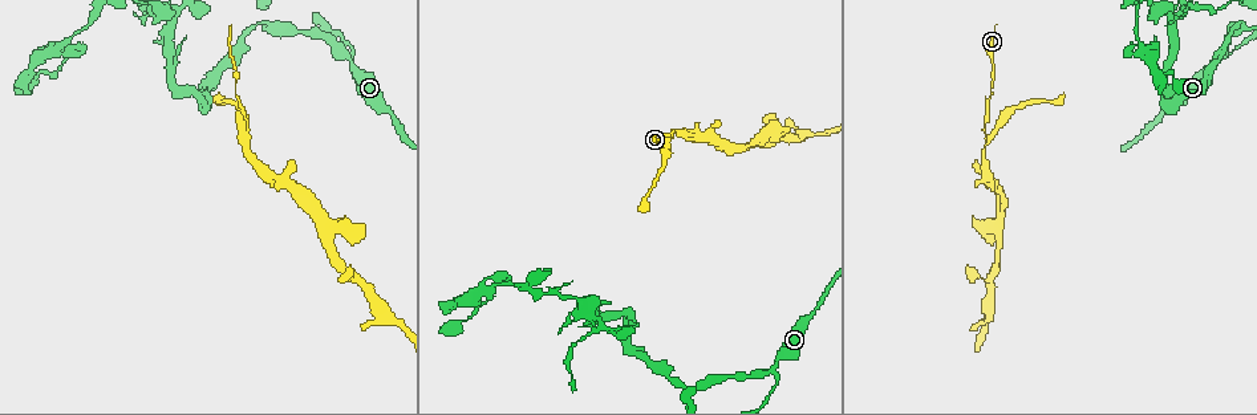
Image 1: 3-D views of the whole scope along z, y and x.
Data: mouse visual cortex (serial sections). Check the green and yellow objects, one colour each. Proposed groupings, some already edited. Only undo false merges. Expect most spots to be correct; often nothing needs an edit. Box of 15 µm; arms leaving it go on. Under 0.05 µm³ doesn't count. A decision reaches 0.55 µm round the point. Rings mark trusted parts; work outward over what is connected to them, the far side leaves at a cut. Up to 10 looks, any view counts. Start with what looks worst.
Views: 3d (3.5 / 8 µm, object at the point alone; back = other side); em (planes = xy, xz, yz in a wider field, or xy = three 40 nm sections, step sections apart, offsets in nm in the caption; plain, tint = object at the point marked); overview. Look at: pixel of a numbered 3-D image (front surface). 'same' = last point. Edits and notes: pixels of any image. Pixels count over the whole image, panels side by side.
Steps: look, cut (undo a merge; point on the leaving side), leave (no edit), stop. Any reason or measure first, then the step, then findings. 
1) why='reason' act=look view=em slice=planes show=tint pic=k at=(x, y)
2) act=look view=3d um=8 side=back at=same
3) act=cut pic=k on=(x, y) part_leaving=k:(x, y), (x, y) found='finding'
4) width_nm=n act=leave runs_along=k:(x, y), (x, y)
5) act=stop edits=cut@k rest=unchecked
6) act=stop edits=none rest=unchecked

why='small branch off a trunk' act=look view=3d um=3.5 pic=1 at=(771, 369)

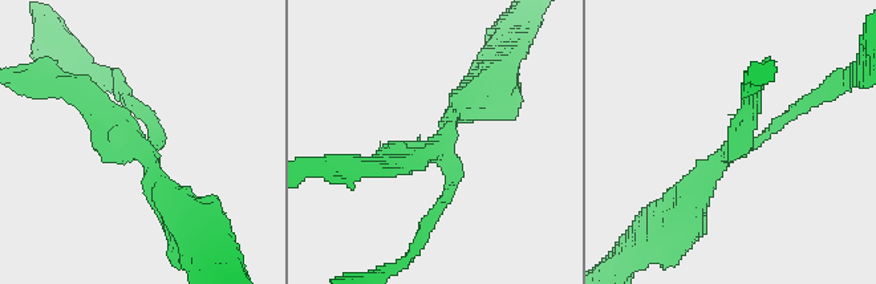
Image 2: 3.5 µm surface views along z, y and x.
arms=3 arm_widths_nm=100,200,350 why='need the tissue' act=look view=em slice=xy step=5 show=tint pic=2 at=(440, 142)

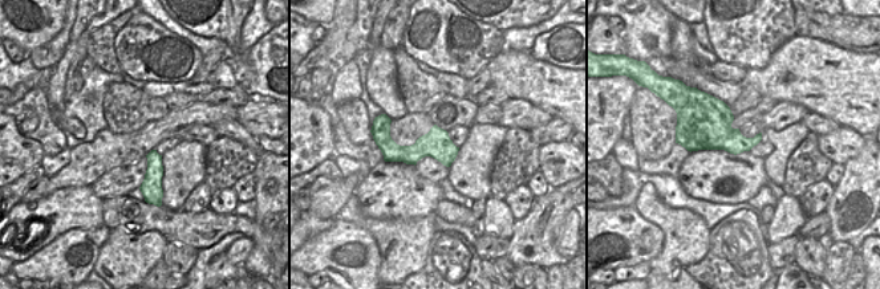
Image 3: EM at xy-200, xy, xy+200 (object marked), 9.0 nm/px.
act=leave runs_along=2:(183, 214), (130, 132), (77, 96) found='one cell here'

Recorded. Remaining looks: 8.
why='arms part here' act=look view=em slice=xy step=1 show=tint pic=1 at=(987, 139)

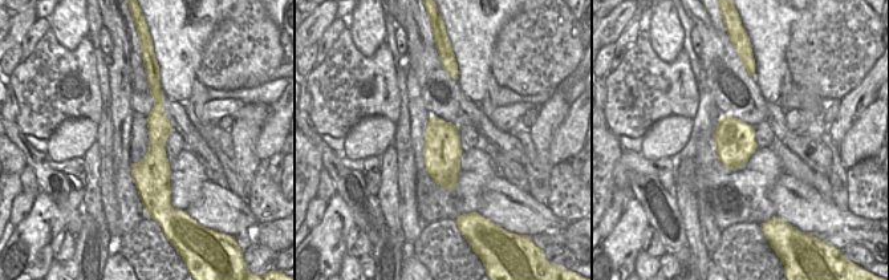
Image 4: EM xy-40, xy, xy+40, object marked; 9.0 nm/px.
act=look view=3d um=3.5 at=same

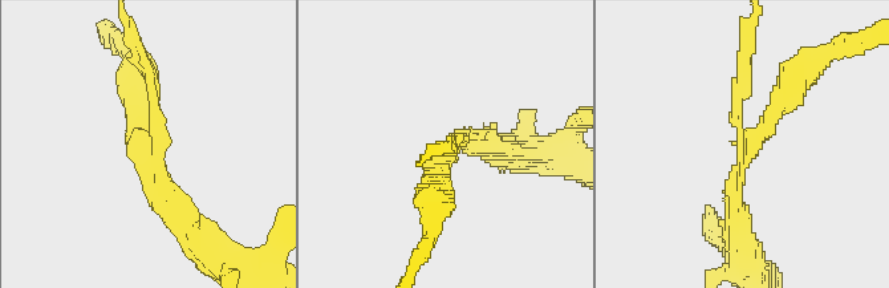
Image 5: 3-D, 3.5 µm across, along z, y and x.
arm_widths_nm=150,200,300 act=leave runs_along=5:(145, 60), (154, 166), (182, 223) found='continuous, no second cell'

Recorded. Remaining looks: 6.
why='calibre changes' act=look view=em slice=planes show=tint pic=1 at=(683, 385)

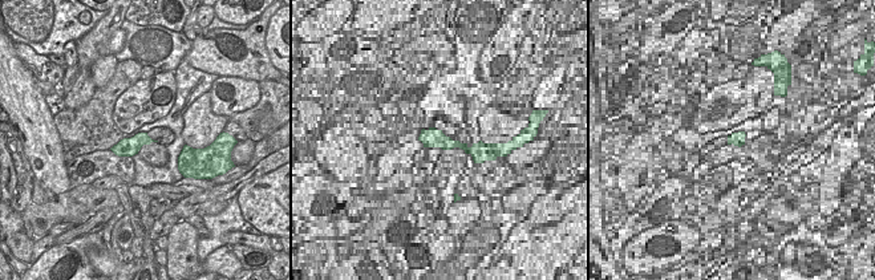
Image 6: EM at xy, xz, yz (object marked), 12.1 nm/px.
act=look view=3d um=3.5 at=same

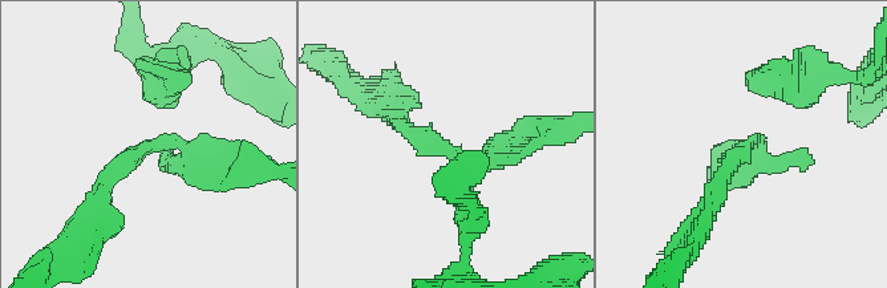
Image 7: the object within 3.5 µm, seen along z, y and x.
act=leave found='all the same cell'

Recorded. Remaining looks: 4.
why='sharp bend' act=look view=3d um=3.5 pic=1 at=(204, 106)

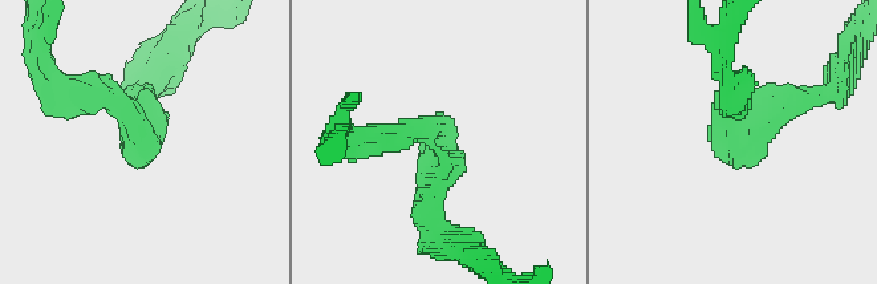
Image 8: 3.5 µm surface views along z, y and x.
arm_widths_nm=250,250 act=look view=em slice=xy step=5 show=tint pic=8 at=(736, 143)

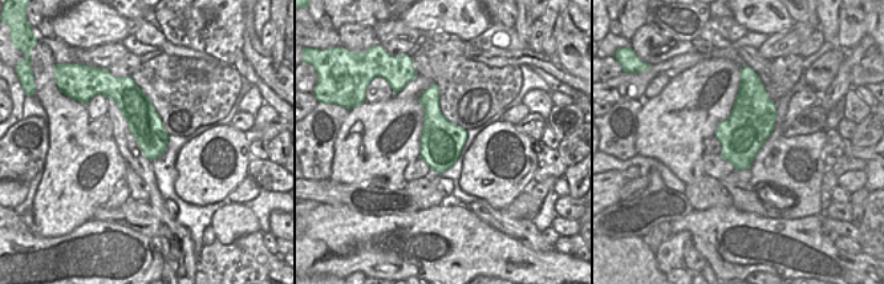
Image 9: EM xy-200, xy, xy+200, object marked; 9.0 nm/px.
width_nm=380 act=leave runs_along=8:(434, 209), (434, 128), (381, 138) found='one cell here'

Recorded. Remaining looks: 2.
act=stop edits=none rest=unchecked

